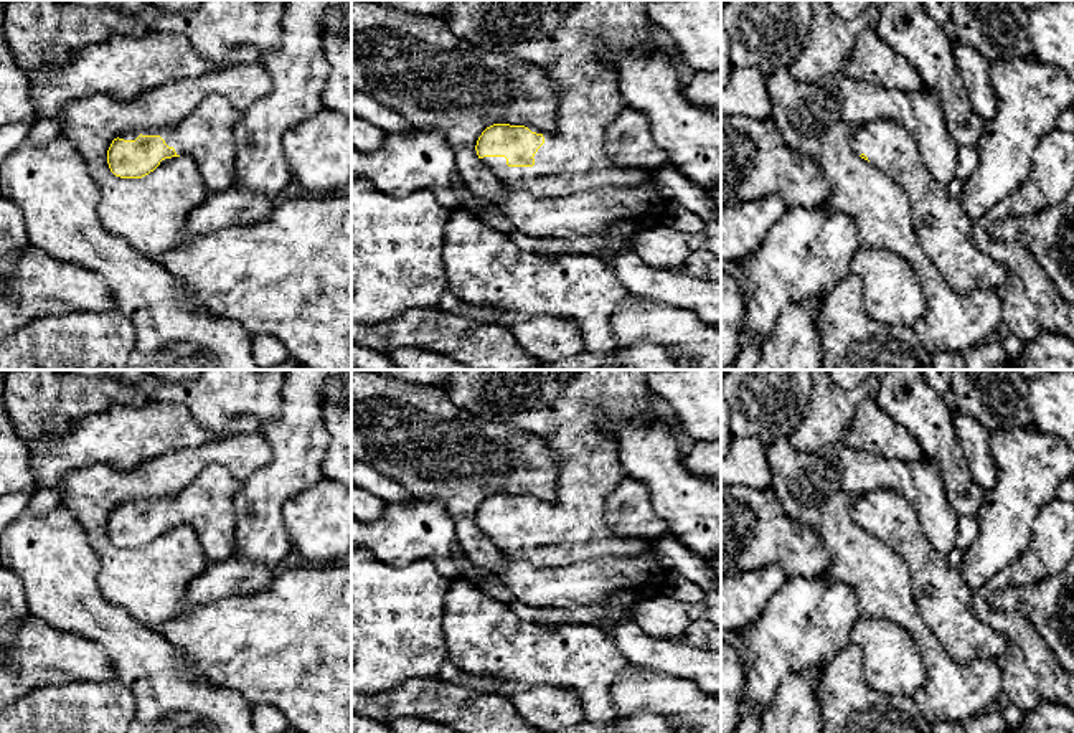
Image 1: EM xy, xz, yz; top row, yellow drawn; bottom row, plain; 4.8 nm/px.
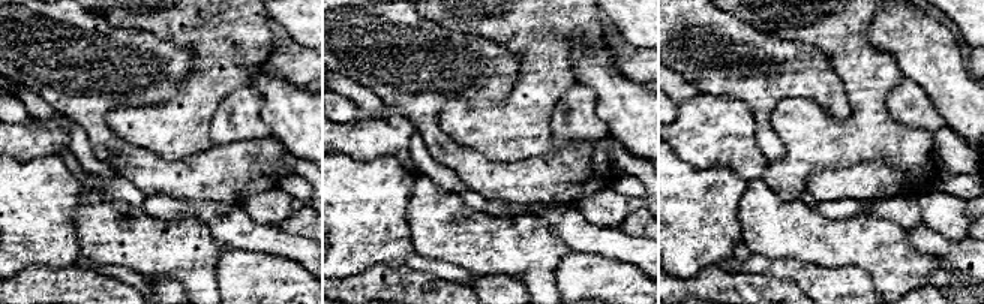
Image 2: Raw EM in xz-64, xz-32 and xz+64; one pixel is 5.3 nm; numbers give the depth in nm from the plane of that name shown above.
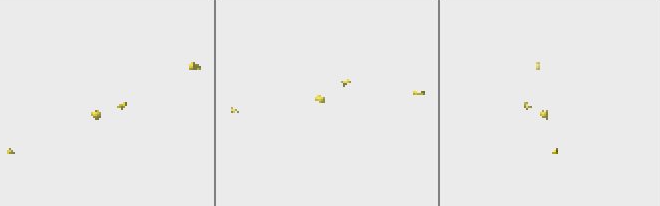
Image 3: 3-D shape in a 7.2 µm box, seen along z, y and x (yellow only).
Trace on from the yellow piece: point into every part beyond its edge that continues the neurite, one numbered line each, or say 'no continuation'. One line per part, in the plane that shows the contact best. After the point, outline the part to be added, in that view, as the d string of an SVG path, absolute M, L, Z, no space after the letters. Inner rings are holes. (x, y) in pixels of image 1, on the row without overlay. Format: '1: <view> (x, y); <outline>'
1: xz (565, 406); M457 370L447 383L439 385L447 398L459 406L460 409L492 423L500 423L506 426L518 428L521 431L531 433L538 437L543 437L548 441L551 451L556 454L558 467L559 467L559 480L558 480L558 495L556 500L551 504L543 504L544 513L538 518L535 523L535 535L533 537L508 537L505 527L483 527L480 528L483 535L497 546L497 550L502 551L503 556L523 561L531 566L569 566L572 563L582 561L582 560L597 560L597 558L619 558L619 556L637 556L638 553L643 553L652 541L647 541L638 537L622 537L617 533L612 533L605 523L604 510L607 497L614 492L614 489L627 477L625 467L622 466L622 461L619 457L619 446L617 439L604 431L599 426L599 421L604 414L610 414L614 418L630 418L630 416L640 416L648 414L653 411L653 393L648 386L647 376L653 370Z

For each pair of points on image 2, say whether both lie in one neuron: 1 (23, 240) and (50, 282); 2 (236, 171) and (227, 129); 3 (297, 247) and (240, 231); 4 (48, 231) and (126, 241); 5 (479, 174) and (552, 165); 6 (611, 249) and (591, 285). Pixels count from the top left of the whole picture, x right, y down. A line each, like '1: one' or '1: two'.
1: two
2: two
3: one
4: two
5: one
6: two

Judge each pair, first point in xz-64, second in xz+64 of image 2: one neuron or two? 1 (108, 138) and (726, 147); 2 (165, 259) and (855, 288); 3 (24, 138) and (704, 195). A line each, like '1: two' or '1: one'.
1: two
2: two
3: two

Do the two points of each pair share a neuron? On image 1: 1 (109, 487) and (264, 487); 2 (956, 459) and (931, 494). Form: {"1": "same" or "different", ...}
{"1": "different", "2": "different"}

